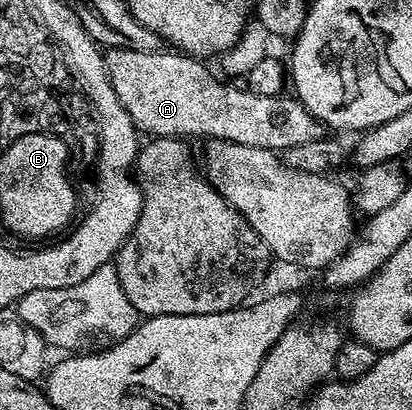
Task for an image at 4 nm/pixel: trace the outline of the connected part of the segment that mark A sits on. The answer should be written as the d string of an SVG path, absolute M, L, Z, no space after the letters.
M109 48L105 63L111 84L125 106L137 130L152 137L224 139L238 145L250 145L283 153L305 141L325 138L326 128L301 105L299 99L287 94L259 95L243 86L230 87L216 76L199 58L181 52L146 51Z

